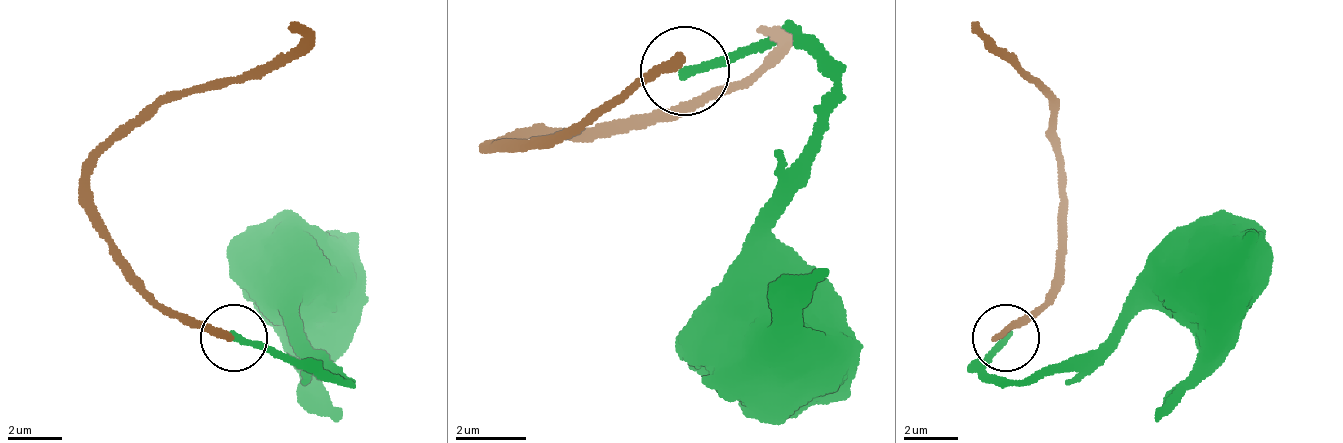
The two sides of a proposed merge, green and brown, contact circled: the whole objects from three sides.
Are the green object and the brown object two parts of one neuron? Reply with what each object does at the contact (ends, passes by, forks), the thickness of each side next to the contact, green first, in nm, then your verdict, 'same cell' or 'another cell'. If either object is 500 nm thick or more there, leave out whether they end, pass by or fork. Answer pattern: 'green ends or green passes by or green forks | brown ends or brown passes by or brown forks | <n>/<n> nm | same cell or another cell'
green ends | brown ends | 260/280 nm | another cell

